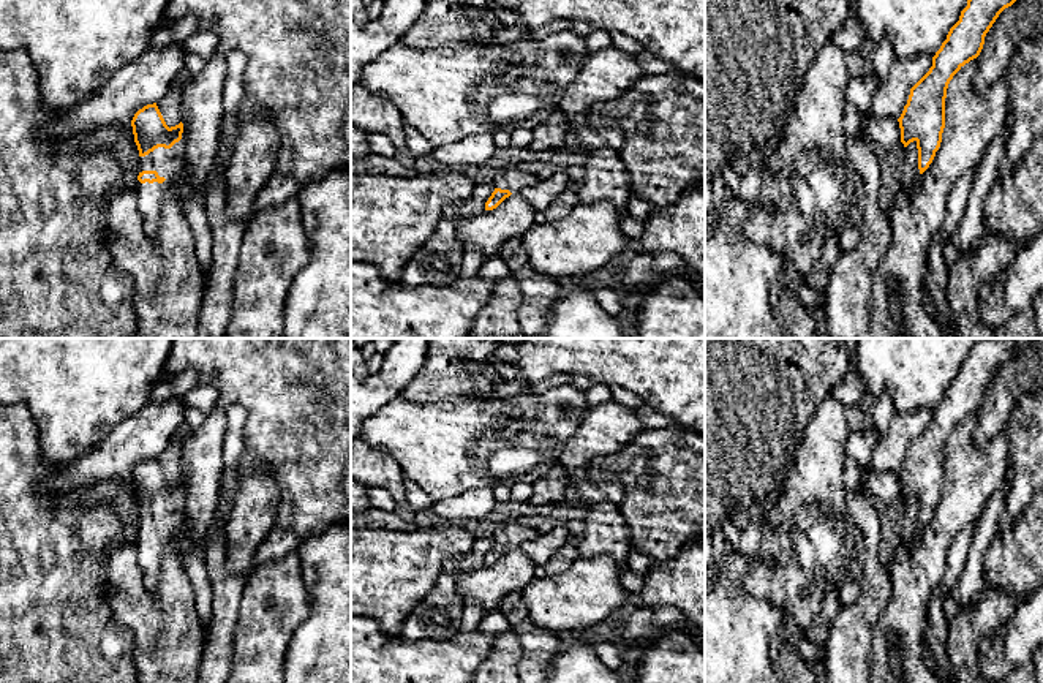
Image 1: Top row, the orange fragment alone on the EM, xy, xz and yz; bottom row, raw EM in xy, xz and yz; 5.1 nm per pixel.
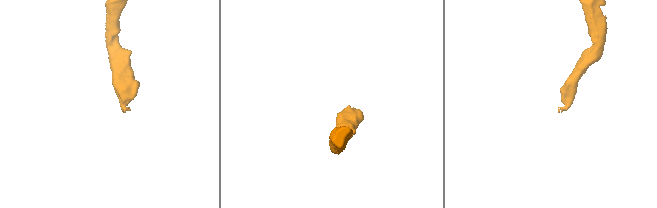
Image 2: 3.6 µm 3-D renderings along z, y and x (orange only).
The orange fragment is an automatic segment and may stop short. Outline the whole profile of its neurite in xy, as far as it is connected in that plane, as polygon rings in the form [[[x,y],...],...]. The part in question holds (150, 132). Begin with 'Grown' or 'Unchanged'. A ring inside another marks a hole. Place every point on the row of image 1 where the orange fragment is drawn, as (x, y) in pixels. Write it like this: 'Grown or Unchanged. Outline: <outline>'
Grown. Outline: [[[153,103],[134,114],[131,126],[139,150],[139,175],[133,191],[145,229],[155,237],[161,198],[174,190],[174,177],[183,169],[183,123],[169,128]]]

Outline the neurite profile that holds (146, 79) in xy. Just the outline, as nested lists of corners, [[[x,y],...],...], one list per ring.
[[[180,43],[149,47],[120,66],[95,93],[77,104],[58,109],[60,115],[41,128],[51,142],[85,134],[107,125],[128,125],[147,104],[158,103],[183,71],[185,49]]]

